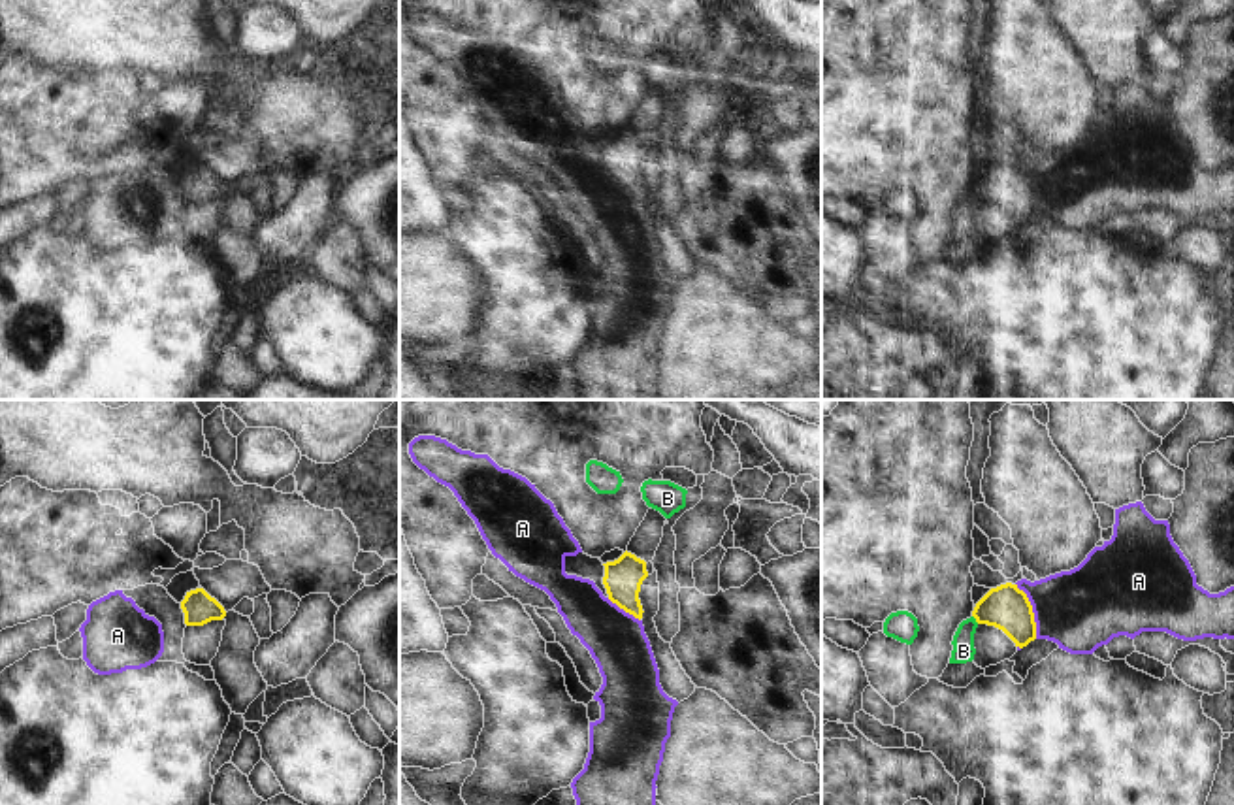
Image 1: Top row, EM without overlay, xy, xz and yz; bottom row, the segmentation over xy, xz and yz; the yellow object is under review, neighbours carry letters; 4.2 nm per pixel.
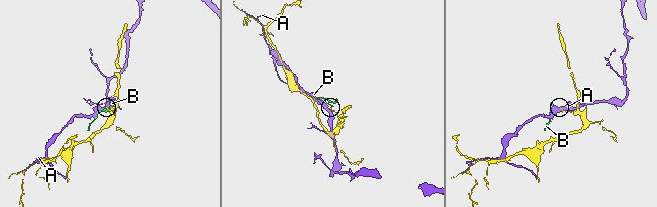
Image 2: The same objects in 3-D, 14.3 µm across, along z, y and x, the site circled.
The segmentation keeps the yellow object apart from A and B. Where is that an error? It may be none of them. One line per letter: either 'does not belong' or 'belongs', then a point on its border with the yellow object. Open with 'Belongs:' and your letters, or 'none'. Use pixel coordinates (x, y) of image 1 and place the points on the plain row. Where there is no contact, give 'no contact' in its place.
Belongs: none
A: does not belong; contact yz (1031, 189)
B: does not belong; contact yz (974, 195)

